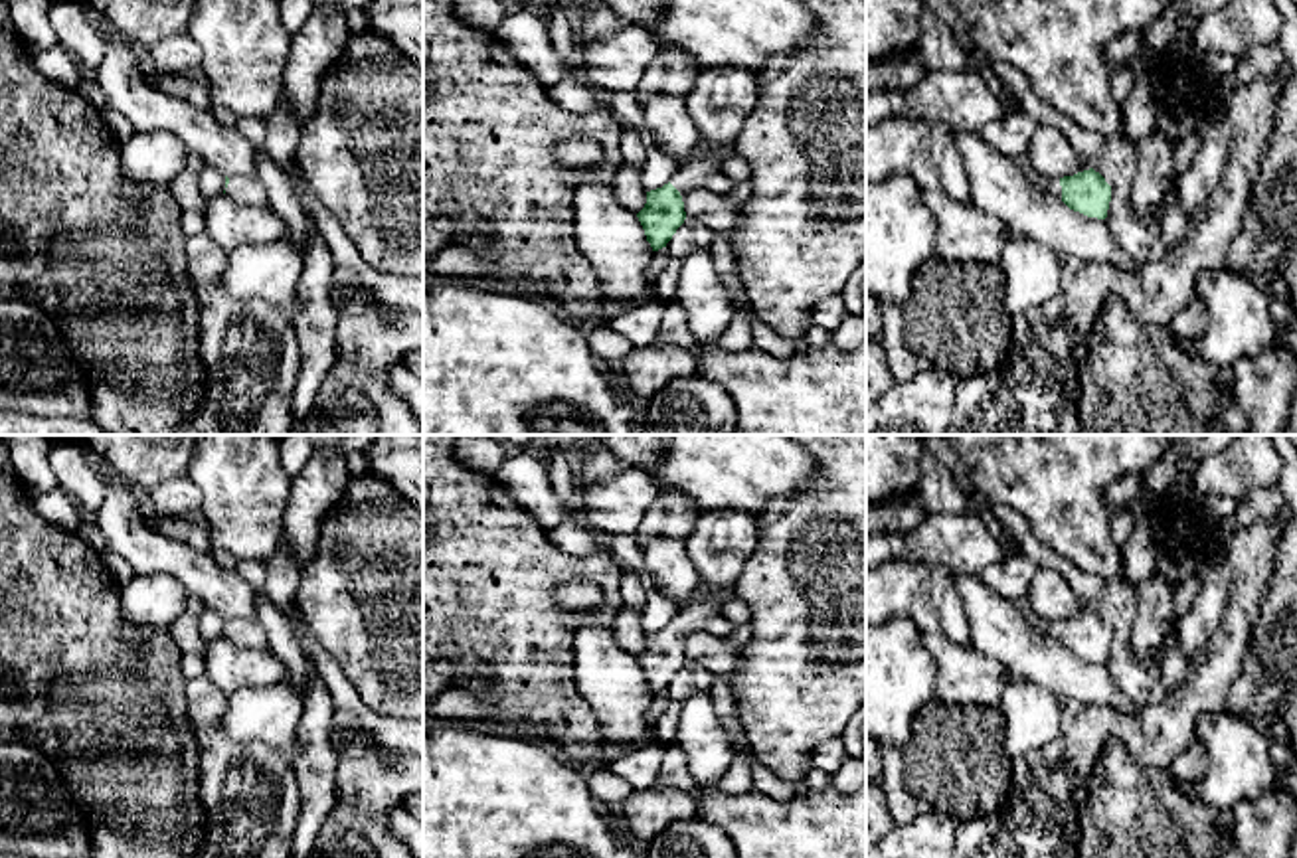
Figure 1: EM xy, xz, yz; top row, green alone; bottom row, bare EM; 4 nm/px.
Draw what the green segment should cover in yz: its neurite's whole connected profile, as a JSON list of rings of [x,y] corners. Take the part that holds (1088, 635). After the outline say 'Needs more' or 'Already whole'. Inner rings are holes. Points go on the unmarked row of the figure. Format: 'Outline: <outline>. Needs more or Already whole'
Outline: [[[1093,611],[1074,619],[1052,621],[1048,637],[1062,643],[1070,652],[1087,660],[1107,660],[1111,629]]]. Needs more

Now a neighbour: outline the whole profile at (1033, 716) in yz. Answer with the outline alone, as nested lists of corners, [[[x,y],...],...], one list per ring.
[[[1010,678],[1002,690],[1002,745],[1016,759],[1044,747],[1062,733],[1060,696],[1034,682]]]

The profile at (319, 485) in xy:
[[[314,449],[291,478],[291,494],[281,518],[281,542],[301,571],[310,561],[322,532],[322,518],[344,496],[350,471],[338,451]]]

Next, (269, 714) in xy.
[[[291,682],[247,686],[227,696],[221,731],[235,741],[261,741],[295,761],[303,751],[303,700]]]

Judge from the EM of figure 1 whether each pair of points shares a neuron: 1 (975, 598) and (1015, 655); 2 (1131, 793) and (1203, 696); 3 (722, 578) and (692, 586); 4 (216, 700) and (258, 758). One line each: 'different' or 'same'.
1: same
2: different
3: different
4: same

